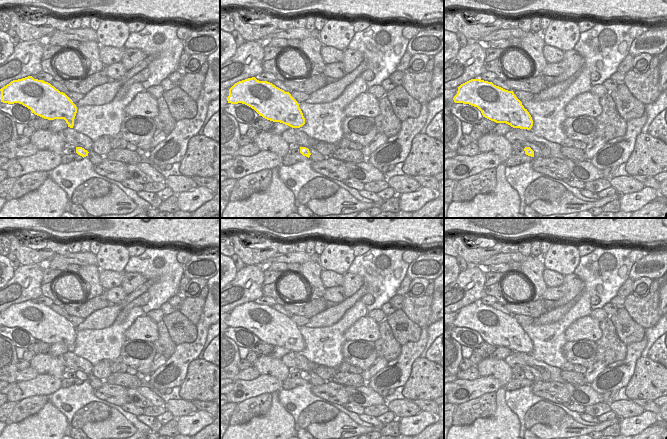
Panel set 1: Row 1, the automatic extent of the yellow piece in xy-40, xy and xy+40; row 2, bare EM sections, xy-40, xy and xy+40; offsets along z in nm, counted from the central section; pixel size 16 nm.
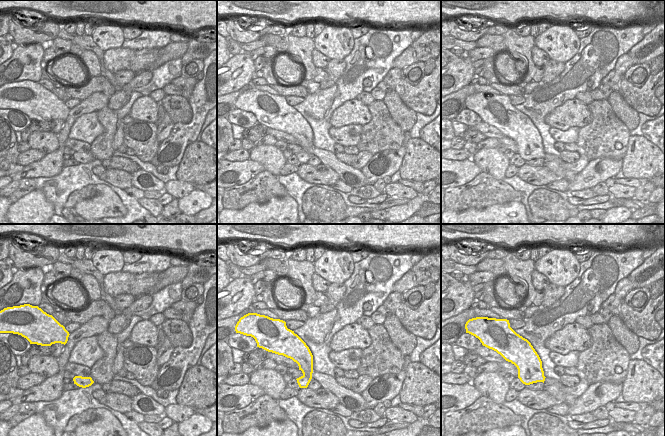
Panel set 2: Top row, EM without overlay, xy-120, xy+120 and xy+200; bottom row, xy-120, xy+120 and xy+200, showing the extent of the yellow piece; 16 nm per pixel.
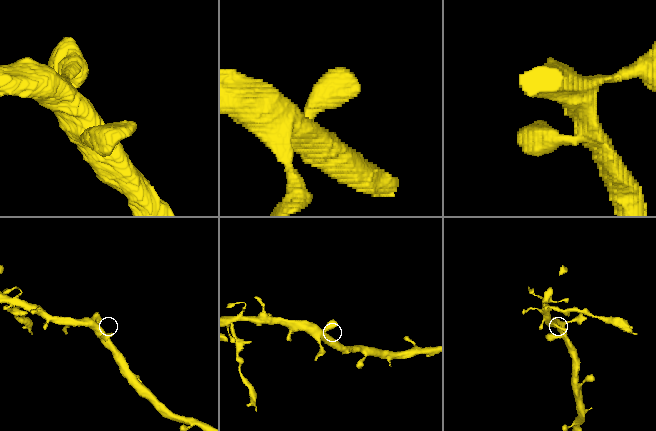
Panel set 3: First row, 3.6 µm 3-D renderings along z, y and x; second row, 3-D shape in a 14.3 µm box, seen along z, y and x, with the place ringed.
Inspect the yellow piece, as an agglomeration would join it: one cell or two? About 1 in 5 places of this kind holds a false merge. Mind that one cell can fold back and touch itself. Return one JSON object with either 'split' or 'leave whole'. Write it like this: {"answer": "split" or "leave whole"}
{"answer": "leave whole"}

